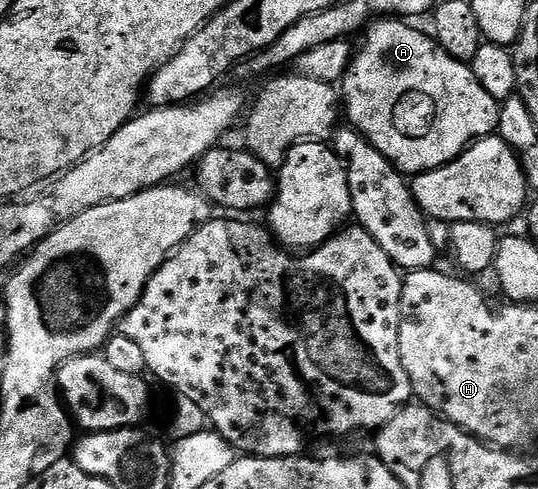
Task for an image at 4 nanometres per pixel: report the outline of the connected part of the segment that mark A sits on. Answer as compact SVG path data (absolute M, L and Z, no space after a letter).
M381 18L368 25L365 45L353 57L343 81L343 104L349 107L348 123L405 174L430 172L456 160L474 140L496 133L499 102L483 90L466 61L451 58L428 31L412 28L401 18Z

